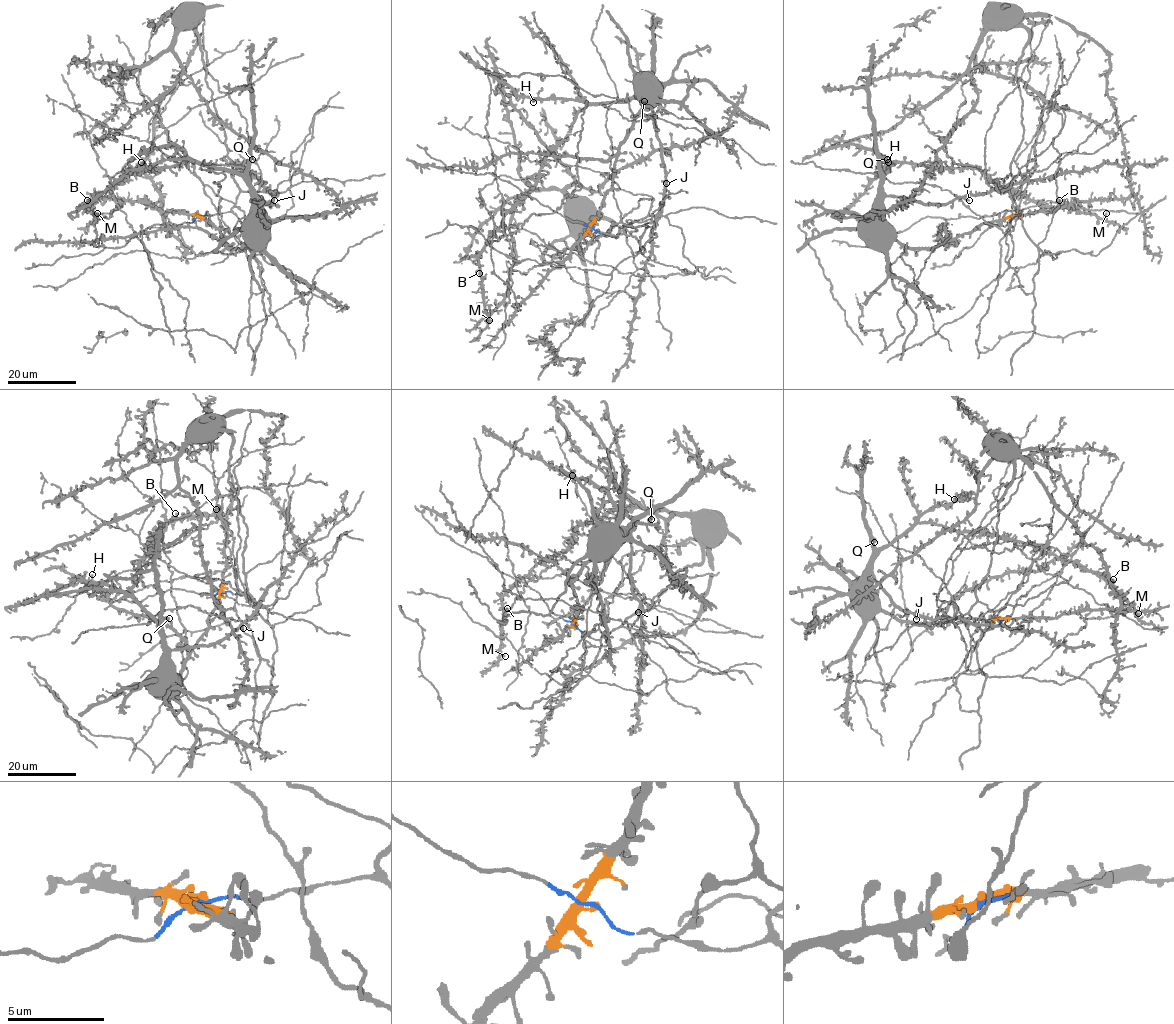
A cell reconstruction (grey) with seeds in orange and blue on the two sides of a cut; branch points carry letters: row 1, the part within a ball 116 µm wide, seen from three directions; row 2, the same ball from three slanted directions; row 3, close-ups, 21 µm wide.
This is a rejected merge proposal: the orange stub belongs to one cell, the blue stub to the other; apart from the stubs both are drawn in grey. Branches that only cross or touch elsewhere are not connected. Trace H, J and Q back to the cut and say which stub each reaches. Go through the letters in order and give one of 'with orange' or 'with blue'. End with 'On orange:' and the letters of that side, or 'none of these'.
H: with orange
J: with orange
Q: with orange
On orange: H, J, Q

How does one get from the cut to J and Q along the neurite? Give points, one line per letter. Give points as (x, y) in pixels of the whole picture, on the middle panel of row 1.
J: (590, 227), (603, 195), (611, 187), (620, 142), (642, 108), (644, 97), (652, 112), (666, 183)
Q: (590, 227), (603, 195), (611, 187), (620, 143), (642, 108), (644, 95), (639, 94), (644, 101)

